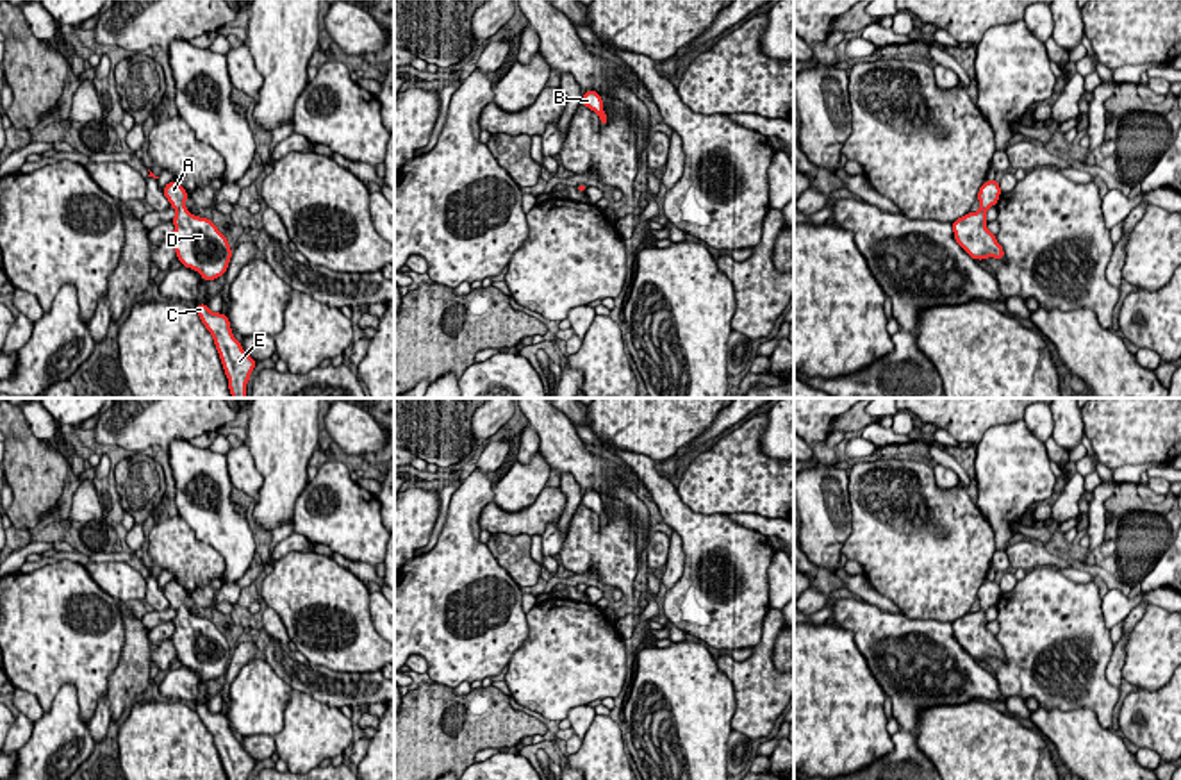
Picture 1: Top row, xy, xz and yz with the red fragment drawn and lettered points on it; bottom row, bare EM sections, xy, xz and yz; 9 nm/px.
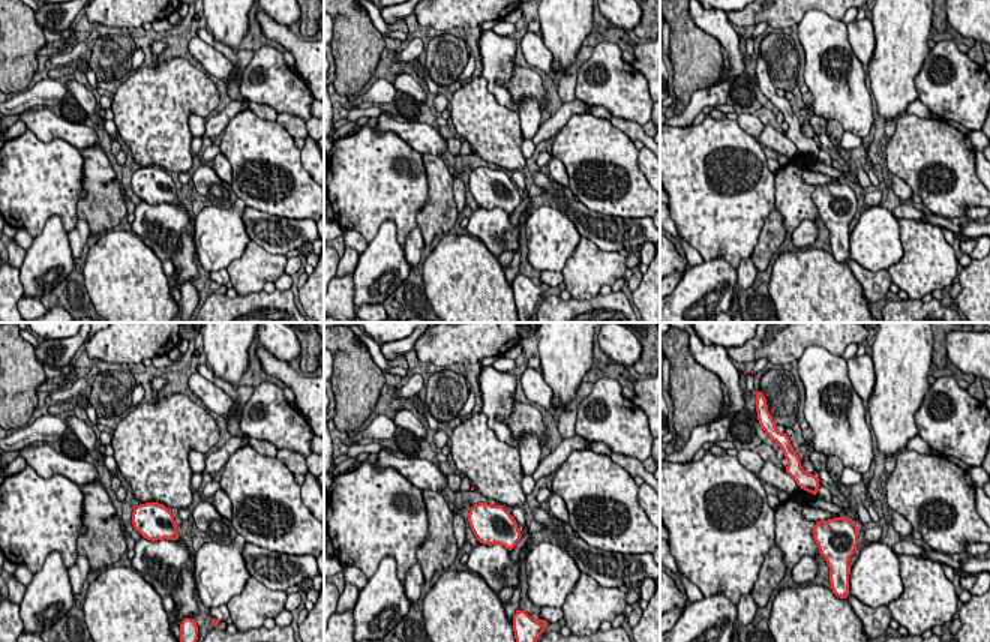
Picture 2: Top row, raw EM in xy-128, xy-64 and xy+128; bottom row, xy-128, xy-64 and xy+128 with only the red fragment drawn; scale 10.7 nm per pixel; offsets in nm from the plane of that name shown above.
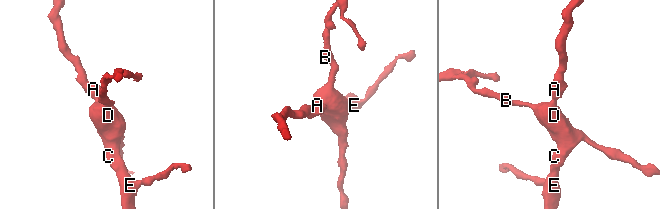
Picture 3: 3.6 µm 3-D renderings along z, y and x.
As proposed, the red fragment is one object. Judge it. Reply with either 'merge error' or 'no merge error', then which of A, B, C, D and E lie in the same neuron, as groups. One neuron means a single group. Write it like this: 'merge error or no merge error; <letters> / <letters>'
no merge error; A B C D E

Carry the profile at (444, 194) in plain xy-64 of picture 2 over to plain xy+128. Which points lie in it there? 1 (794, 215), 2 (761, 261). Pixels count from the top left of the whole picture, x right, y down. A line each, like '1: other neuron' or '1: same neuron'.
1: other neuron
2: same neuron

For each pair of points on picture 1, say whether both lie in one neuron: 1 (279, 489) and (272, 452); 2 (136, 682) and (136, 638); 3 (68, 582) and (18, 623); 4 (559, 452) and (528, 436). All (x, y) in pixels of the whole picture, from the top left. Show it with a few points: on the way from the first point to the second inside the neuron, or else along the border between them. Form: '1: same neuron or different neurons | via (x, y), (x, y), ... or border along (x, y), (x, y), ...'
1: same neuron | via (279, 481), (279, 461)
2: same neuron | via (136, 672), (136, 648)
3: same neuron | via (56, 595), (31, 616)
4: different neurons | border along (528, 423), (537, 436), (539, 450)

